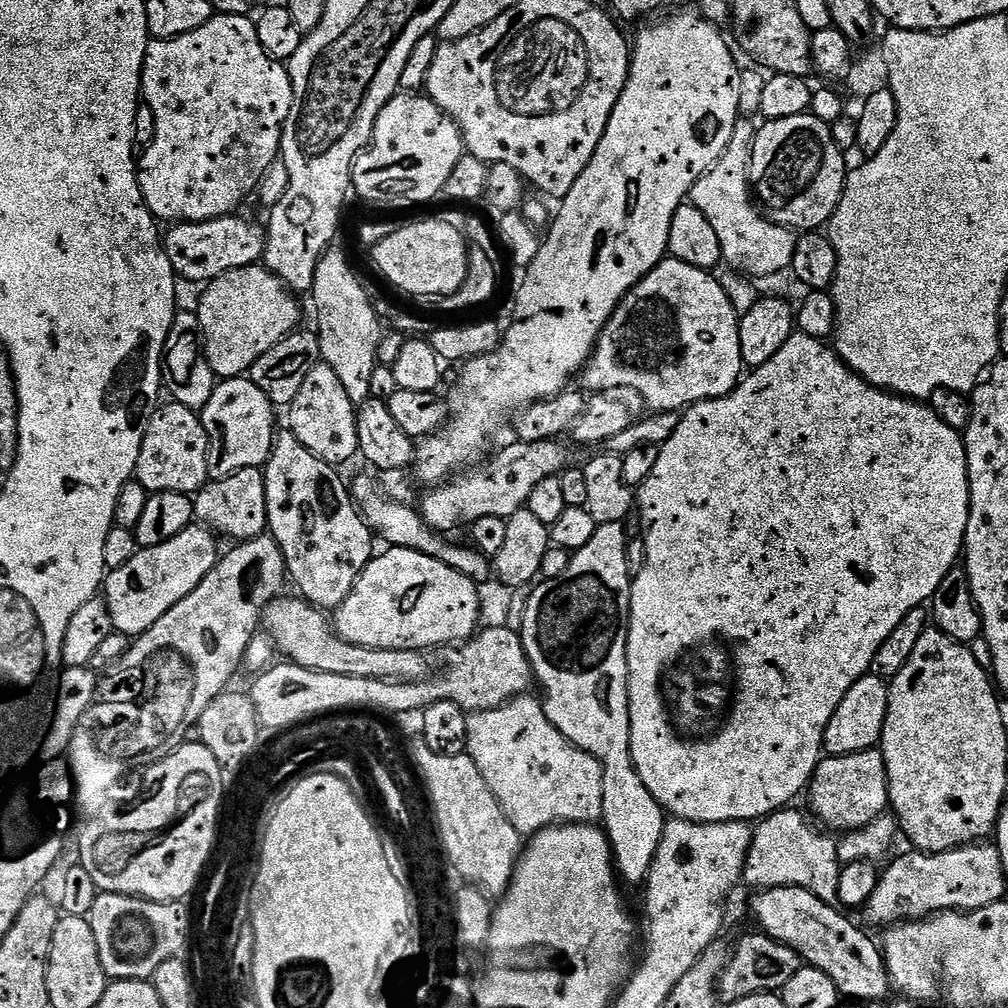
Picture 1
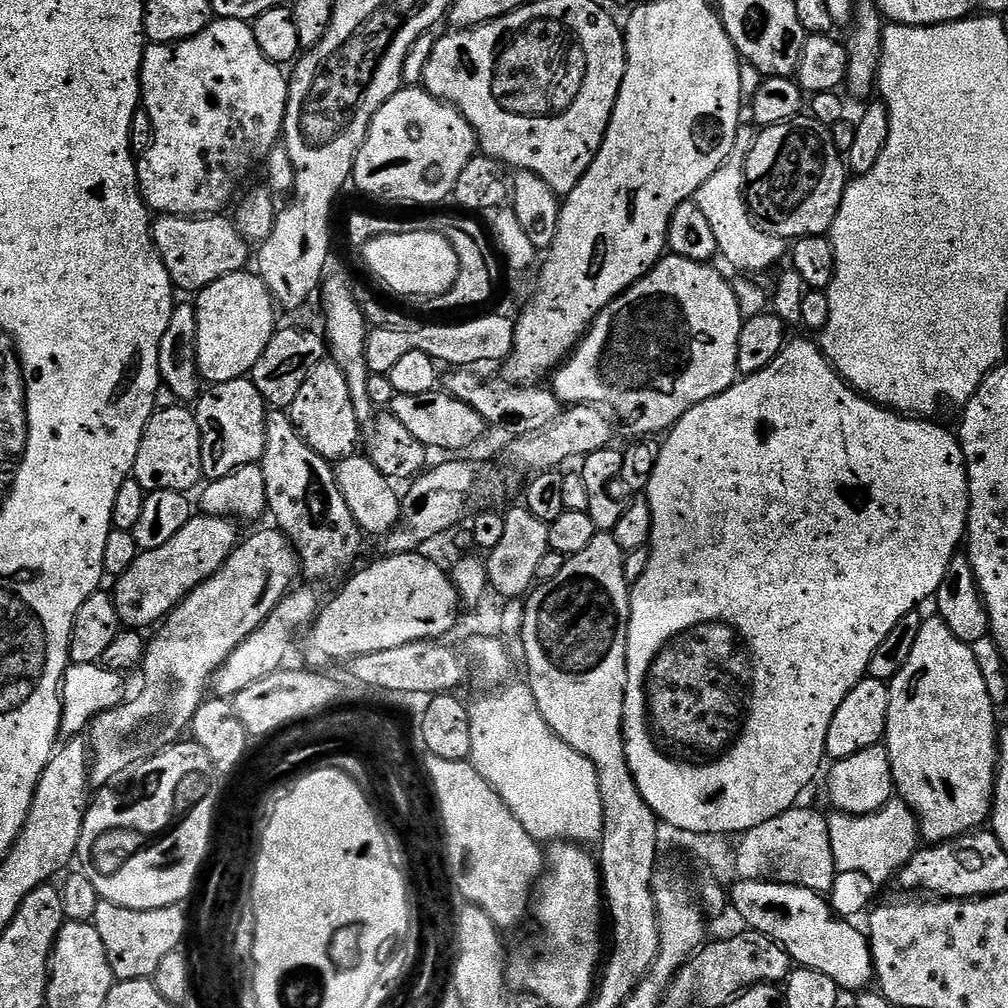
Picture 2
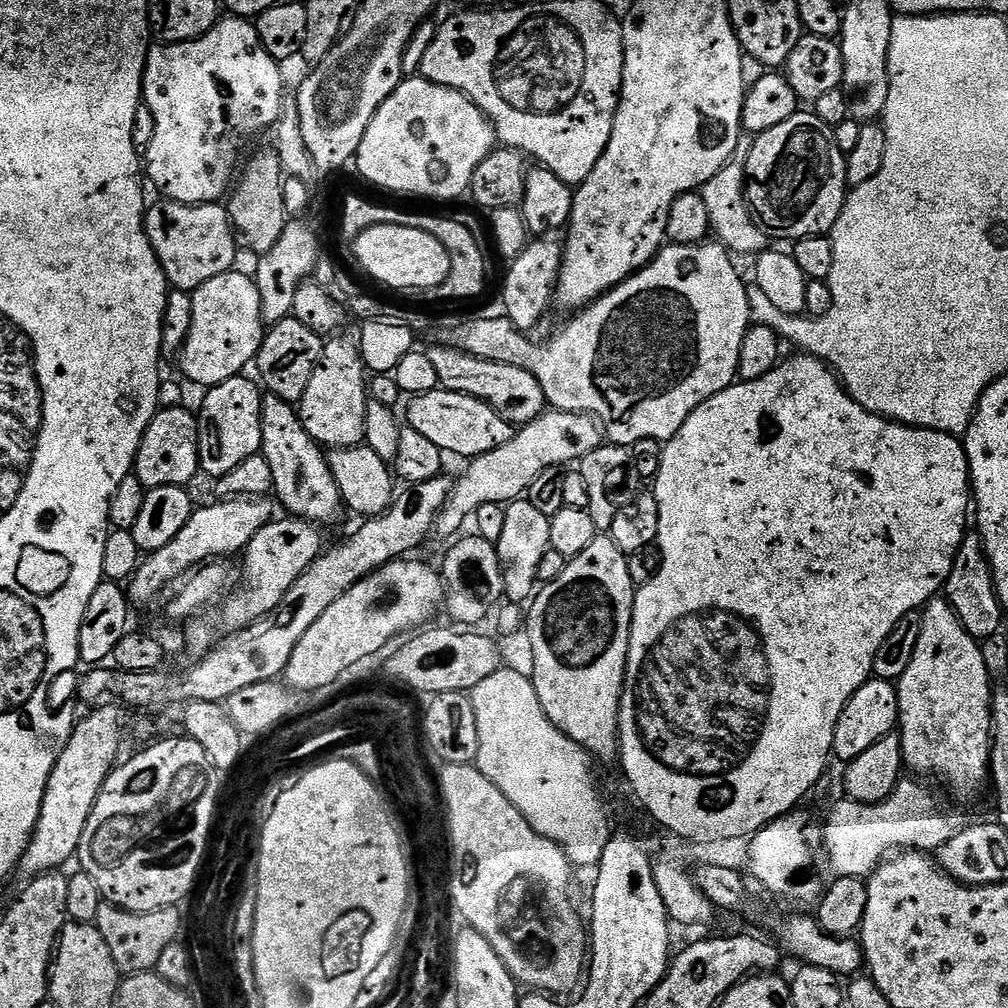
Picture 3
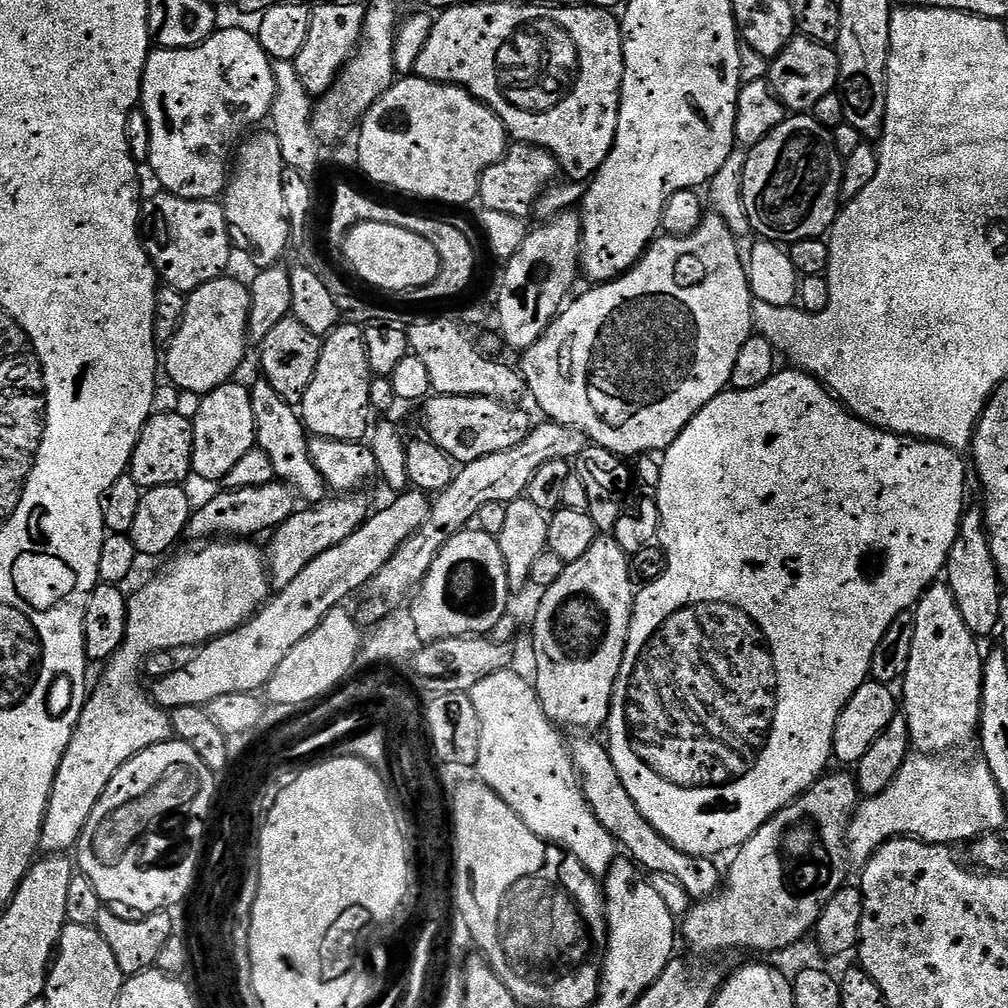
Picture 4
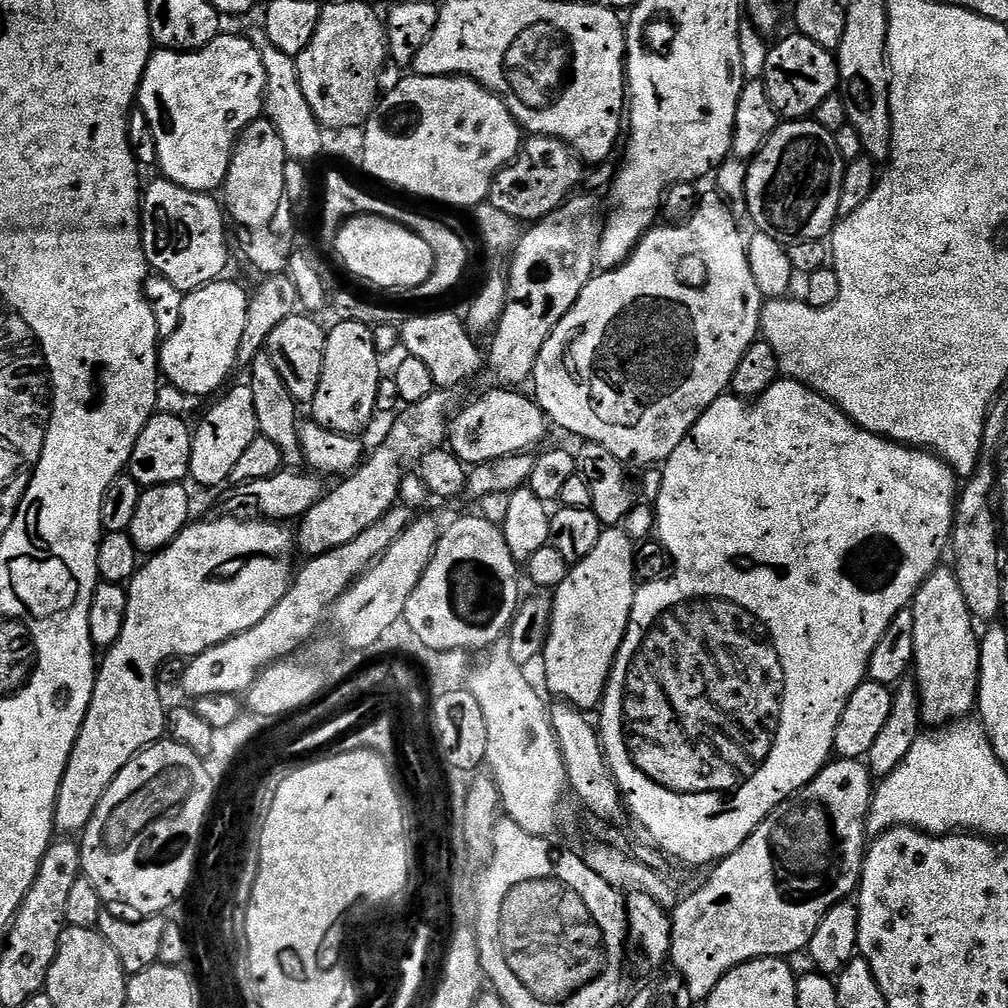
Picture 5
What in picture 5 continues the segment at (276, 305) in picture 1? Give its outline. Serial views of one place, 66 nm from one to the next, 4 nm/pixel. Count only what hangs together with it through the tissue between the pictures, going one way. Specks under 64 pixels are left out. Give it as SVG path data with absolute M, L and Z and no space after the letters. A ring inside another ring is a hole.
M228 278L213 280L211 284L187 293L182 302L182 322L174 330L174 334L163 337L158 348L163 379L184 392L188 398L215 397L229 383L228 375L238 368L238 342L242 342L242 330L246 330L249 299L249 293L244 293L238 285L231 284Z

